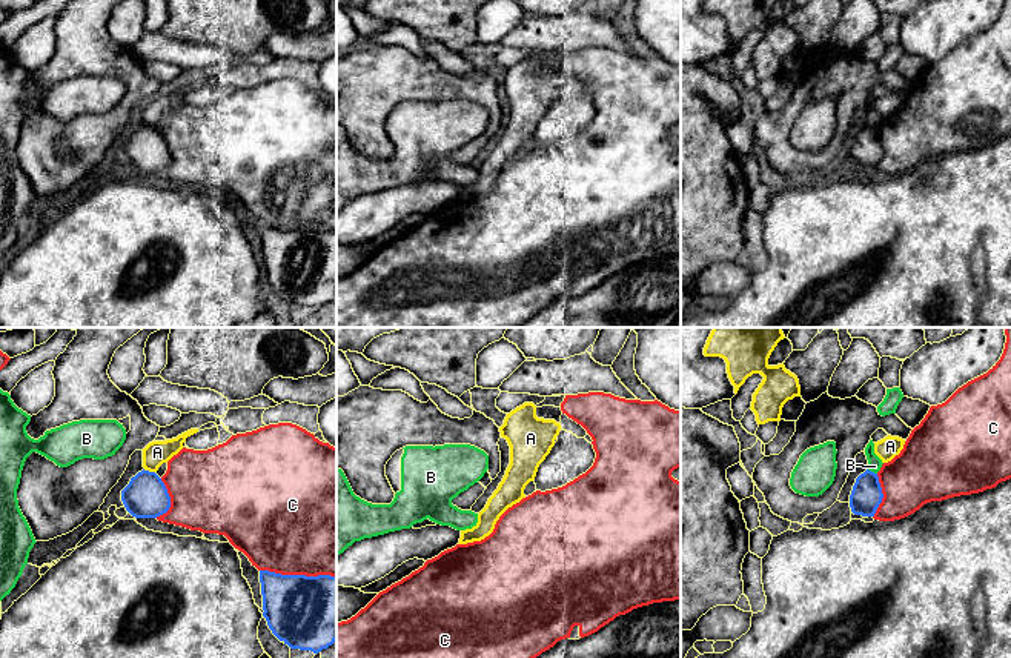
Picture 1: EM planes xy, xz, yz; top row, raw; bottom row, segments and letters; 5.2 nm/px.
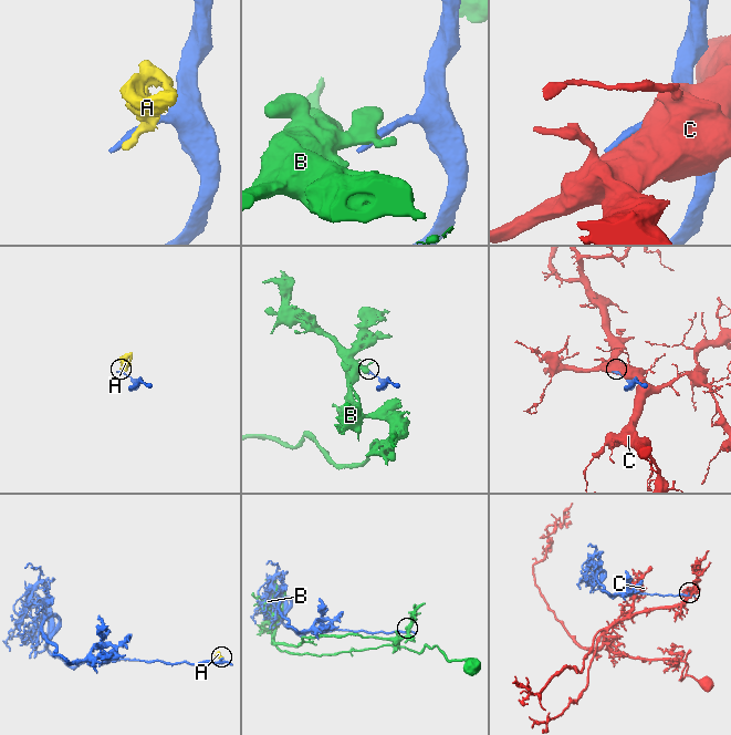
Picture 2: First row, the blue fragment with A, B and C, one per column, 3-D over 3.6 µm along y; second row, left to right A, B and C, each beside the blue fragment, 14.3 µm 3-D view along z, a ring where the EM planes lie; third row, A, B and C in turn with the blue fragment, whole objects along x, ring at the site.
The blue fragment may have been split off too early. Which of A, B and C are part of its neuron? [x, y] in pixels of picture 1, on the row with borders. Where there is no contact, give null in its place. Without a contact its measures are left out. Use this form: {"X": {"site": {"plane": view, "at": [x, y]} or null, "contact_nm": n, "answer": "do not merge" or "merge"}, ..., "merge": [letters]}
{"A": {"site": {"plane": "xy", "at": [148, 471]}, "contact_nm": 70, "answer": "do not merge"}, "B": {"site": {"plane": "yz", "at": [870, 471]}, "contact_nm": 60, "answer": "do not merge"}, "C": {"site": {"plane": "xy", "at": [298, 575]}, "contact_nm": 400, "answer": "do not merge"}, "merge": []}

